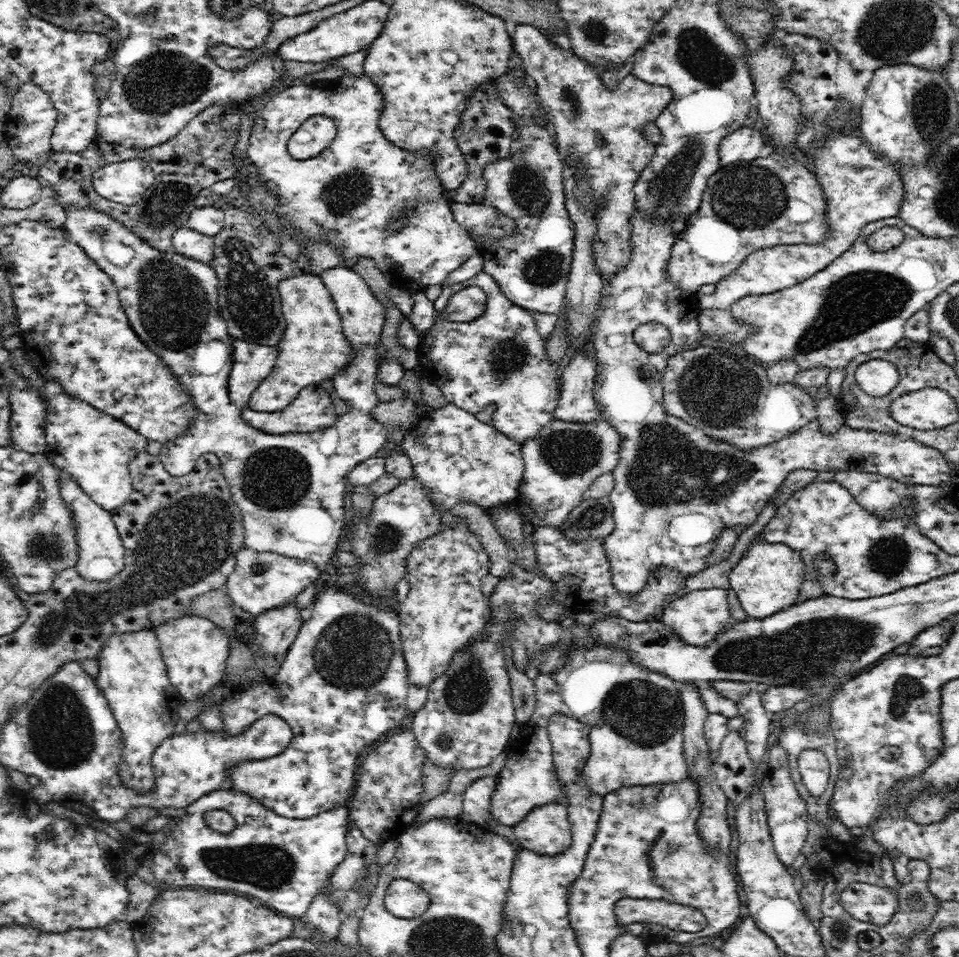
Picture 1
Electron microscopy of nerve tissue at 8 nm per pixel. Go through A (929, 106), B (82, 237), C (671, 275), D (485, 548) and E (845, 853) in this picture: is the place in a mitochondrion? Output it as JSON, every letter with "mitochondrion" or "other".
{"A":"mitochondrion","B":"other","C":"other","D":"other","E":"other"}

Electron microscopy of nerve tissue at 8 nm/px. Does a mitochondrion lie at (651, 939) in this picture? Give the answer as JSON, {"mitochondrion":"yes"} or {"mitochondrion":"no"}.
{"mitochondrion":"no"}

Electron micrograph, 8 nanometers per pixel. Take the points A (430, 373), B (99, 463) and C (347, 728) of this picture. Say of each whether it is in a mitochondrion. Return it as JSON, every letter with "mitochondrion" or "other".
{"A":"other","B":"other","C":"other"}

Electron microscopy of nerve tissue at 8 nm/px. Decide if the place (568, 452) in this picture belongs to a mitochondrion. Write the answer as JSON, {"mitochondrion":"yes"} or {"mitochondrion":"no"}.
{"mitochondrion":"yes"}

